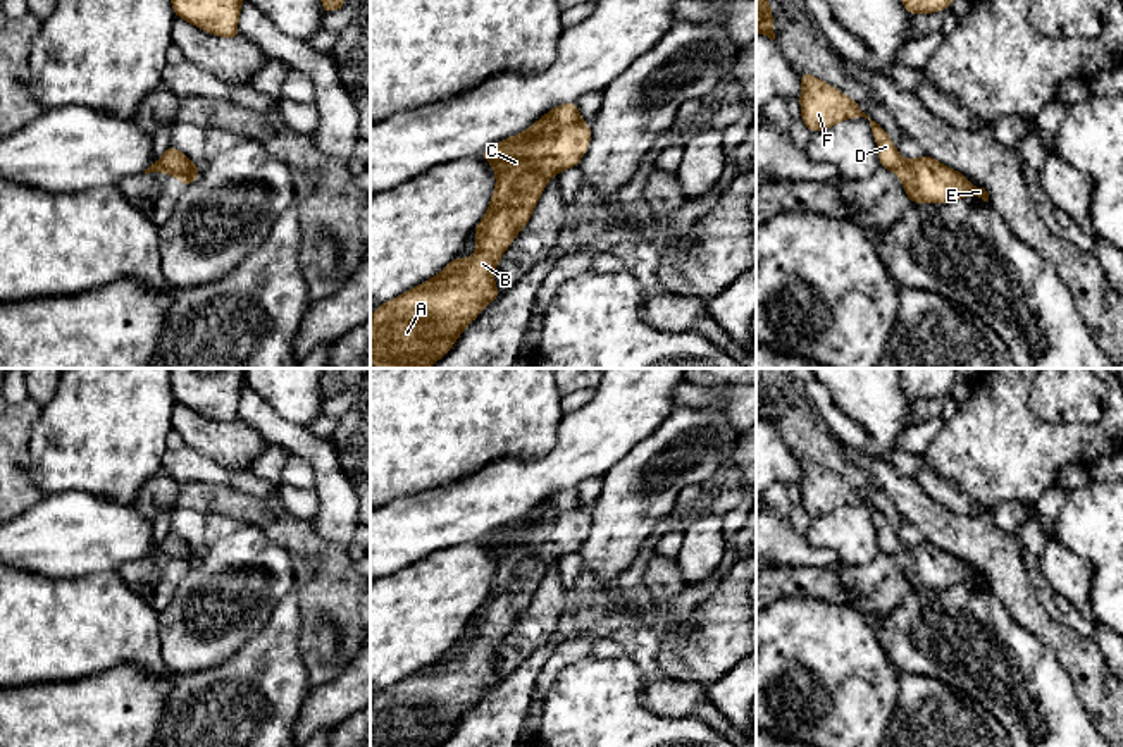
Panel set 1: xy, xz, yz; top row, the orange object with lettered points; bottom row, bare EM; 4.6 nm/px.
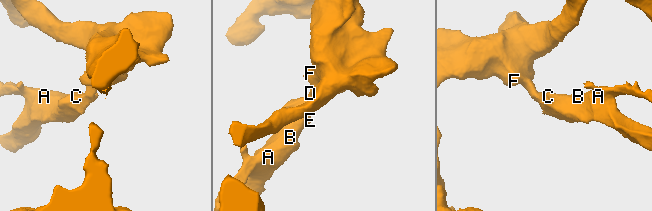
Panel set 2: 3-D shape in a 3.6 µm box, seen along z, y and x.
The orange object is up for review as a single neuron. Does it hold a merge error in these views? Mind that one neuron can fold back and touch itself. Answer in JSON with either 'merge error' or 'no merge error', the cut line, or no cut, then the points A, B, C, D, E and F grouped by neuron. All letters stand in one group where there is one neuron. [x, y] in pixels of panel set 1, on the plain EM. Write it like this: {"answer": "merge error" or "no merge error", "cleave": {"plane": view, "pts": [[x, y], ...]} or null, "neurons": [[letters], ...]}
{"answer": "merge error", "cleave": {"plane": "xy", "pts": [[157, 548], [181, 556], [192, 551]]}, "neurons": [["A", "B", "C", "E"], ["D", "F"]]}

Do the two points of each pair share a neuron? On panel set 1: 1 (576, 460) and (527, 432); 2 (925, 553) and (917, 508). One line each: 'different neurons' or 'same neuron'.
1: different neurons
2: different neurons

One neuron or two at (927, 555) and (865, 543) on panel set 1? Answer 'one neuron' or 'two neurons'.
two neurons

